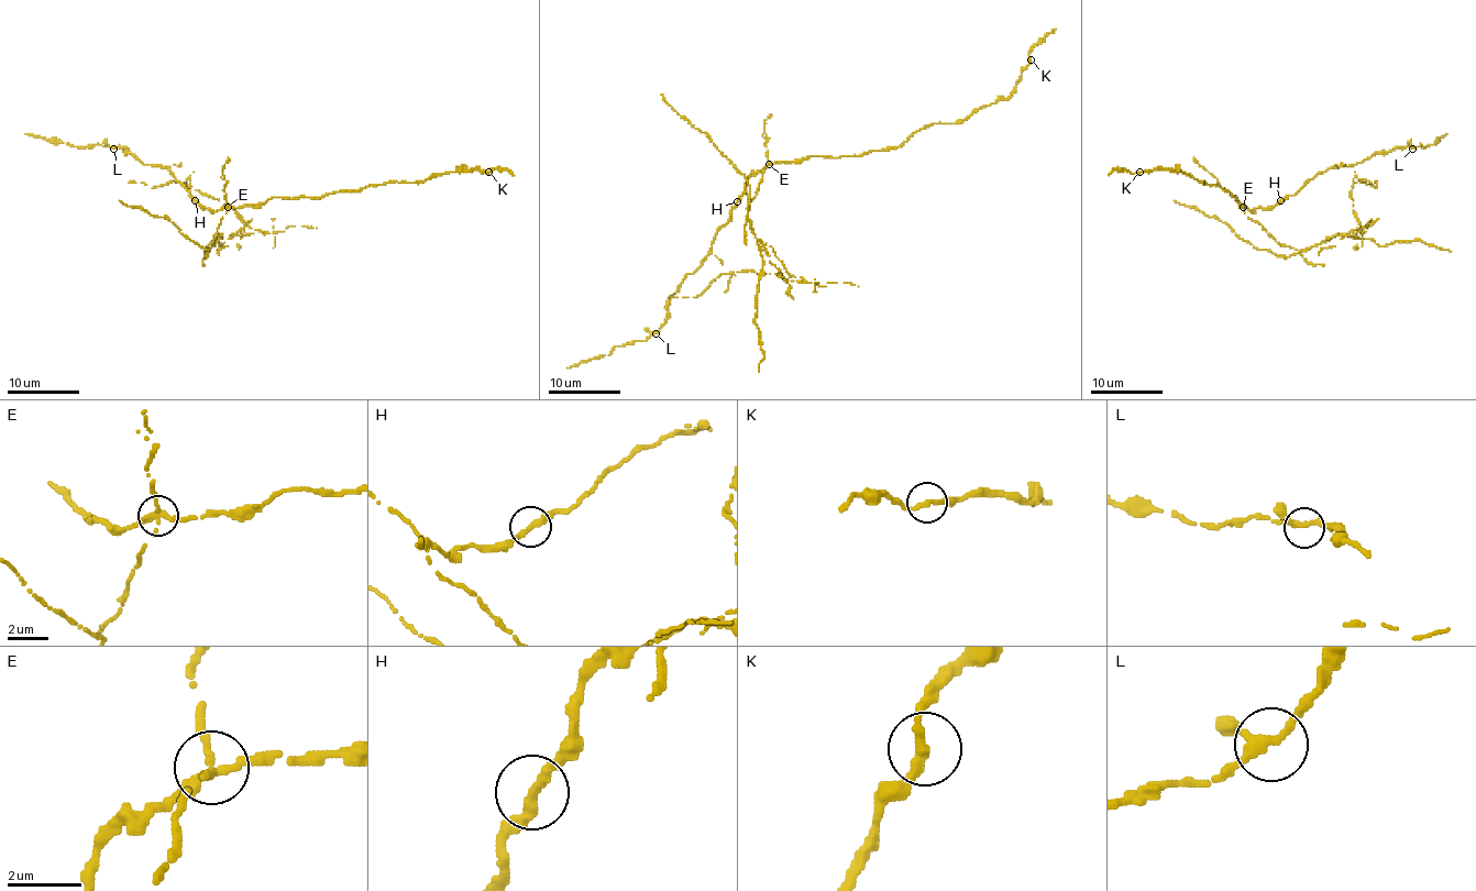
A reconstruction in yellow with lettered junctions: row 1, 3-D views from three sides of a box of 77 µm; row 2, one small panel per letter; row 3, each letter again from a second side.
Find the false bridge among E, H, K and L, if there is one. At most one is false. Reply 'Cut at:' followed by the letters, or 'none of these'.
Cut at: E

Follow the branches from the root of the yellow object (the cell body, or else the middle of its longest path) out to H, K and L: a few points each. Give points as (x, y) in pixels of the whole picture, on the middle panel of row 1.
H: (777, 163), (755, 172), (746, 182), (746, 193), (737, 201)
K: (777, 163), (889, 151), (934, 123), (961, 123), (979, 109), (1005, 100), (1031, 59)
L: (777, 163), (746, 182), (731, 218), (717, 232), (706, 259), (670, 297), (667, 320), (656, 333)

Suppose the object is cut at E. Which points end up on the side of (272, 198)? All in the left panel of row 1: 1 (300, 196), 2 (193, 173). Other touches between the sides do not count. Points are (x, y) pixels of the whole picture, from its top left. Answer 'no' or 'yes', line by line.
1: yes
2: no

